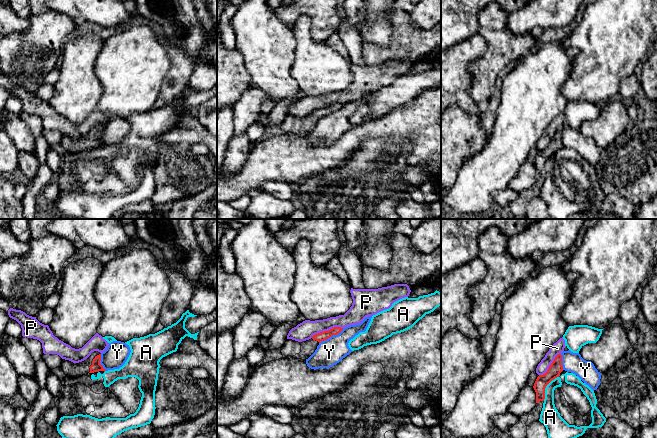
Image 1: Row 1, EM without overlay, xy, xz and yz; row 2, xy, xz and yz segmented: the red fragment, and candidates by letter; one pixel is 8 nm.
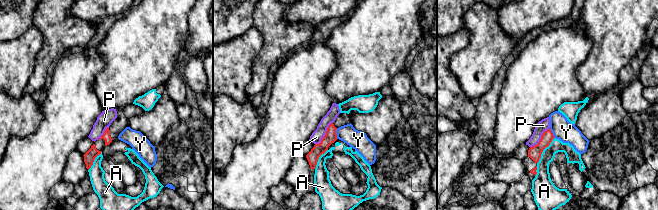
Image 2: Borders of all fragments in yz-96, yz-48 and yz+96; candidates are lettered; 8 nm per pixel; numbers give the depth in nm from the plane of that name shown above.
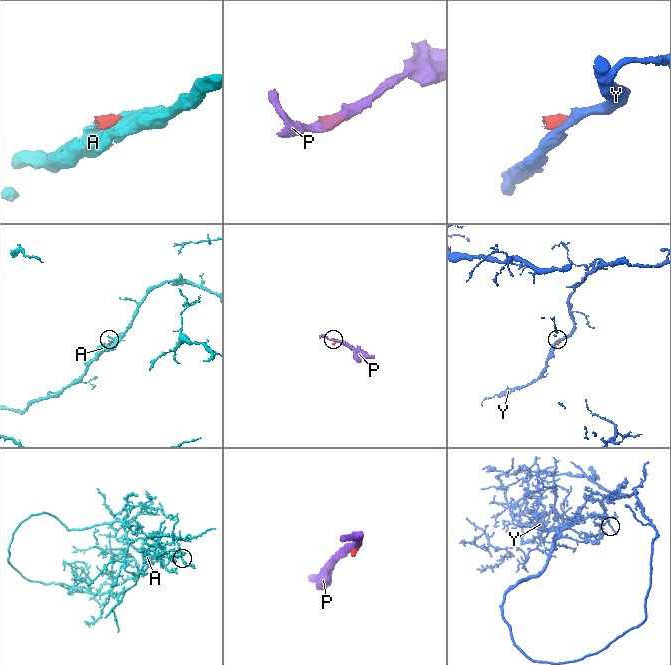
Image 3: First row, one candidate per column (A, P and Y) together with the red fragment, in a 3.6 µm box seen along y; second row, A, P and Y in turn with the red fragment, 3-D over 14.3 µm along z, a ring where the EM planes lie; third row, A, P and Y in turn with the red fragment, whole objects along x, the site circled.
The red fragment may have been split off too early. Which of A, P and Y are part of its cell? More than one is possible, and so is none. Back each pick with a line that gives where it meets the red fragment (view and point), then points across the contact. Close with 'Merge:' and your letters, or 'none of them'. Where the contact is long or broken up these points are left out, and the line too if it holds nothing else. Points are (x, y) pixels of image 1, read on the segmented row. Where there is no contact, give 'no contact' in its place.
Merge: none of them

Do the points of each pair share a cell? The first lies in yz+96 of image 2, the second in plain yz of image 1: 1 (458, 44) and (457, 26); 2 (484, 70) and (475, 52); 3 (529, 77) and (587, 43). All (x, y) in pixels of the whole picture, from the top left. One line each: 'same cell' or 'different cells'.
1: different cells
2: different cells
3: different cells

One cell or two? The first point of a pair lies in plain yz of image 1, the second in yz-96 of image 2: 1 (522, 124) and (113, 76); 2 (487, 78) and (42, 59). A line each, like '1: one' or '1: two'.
1: two
2: one

